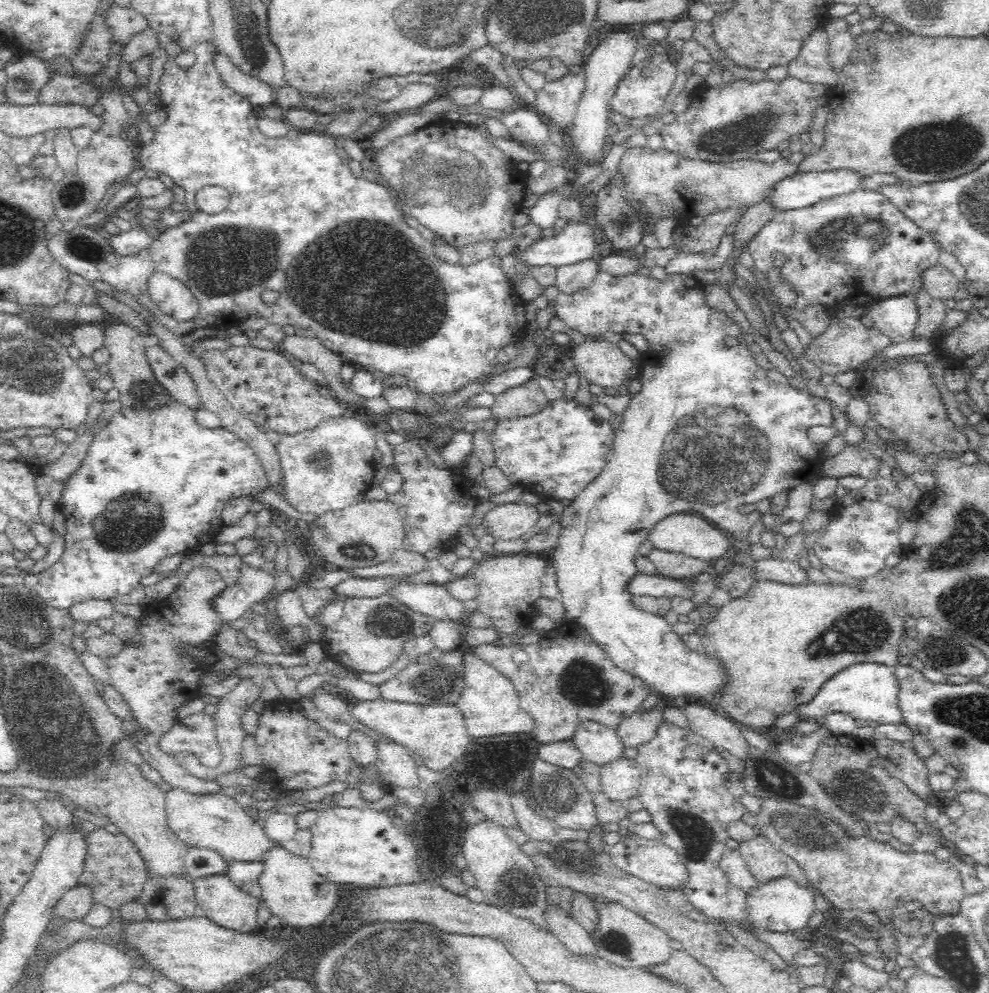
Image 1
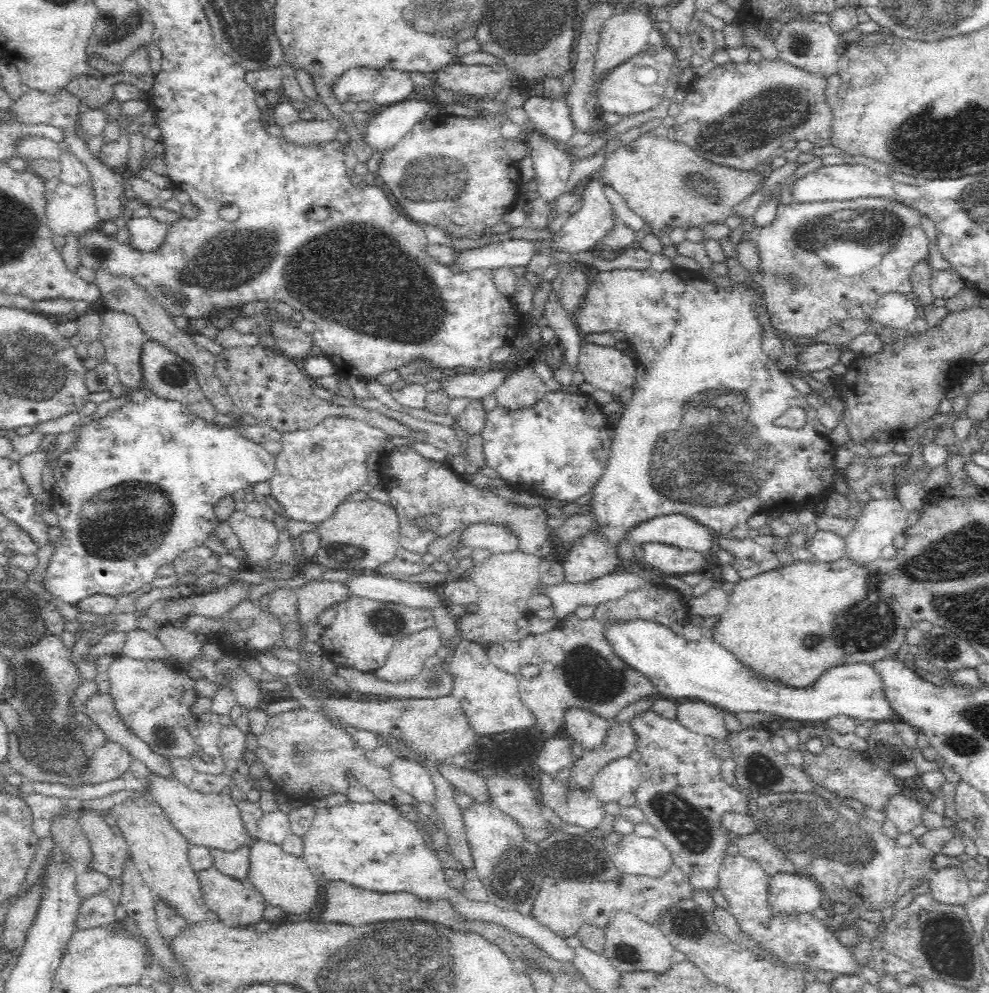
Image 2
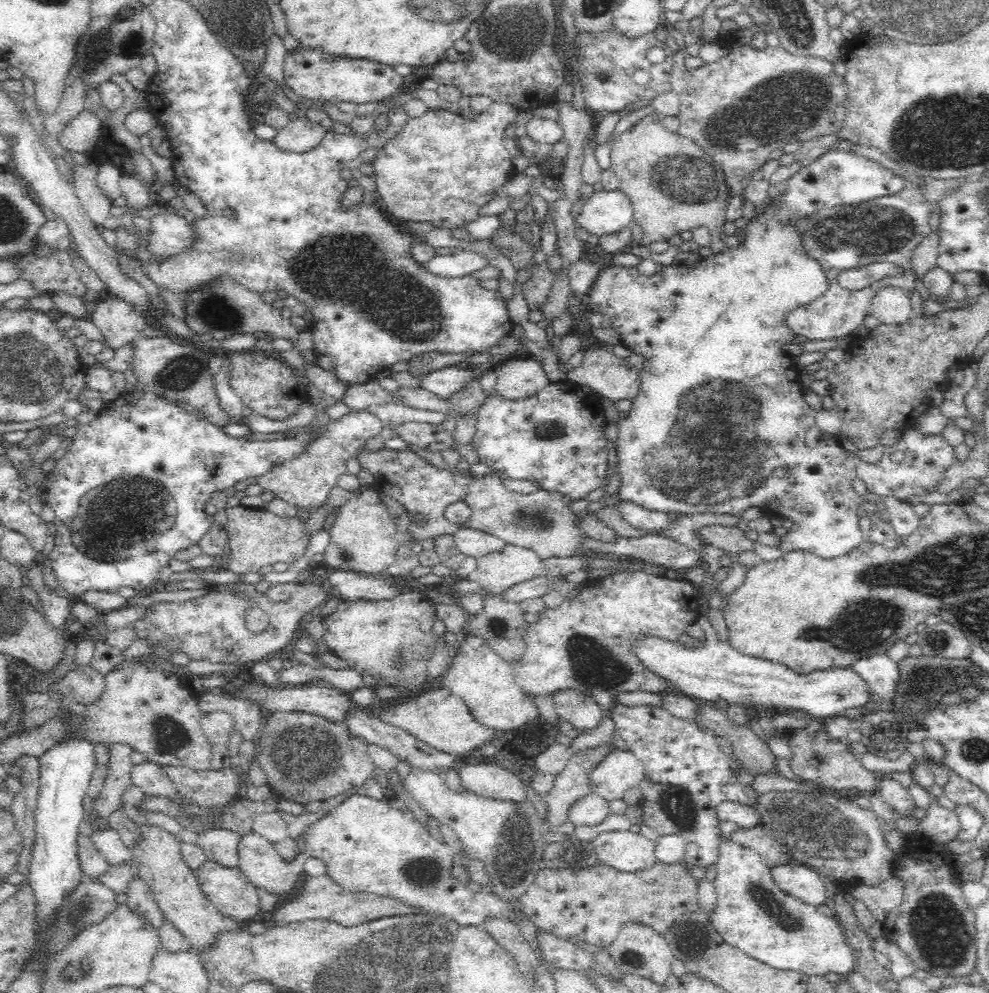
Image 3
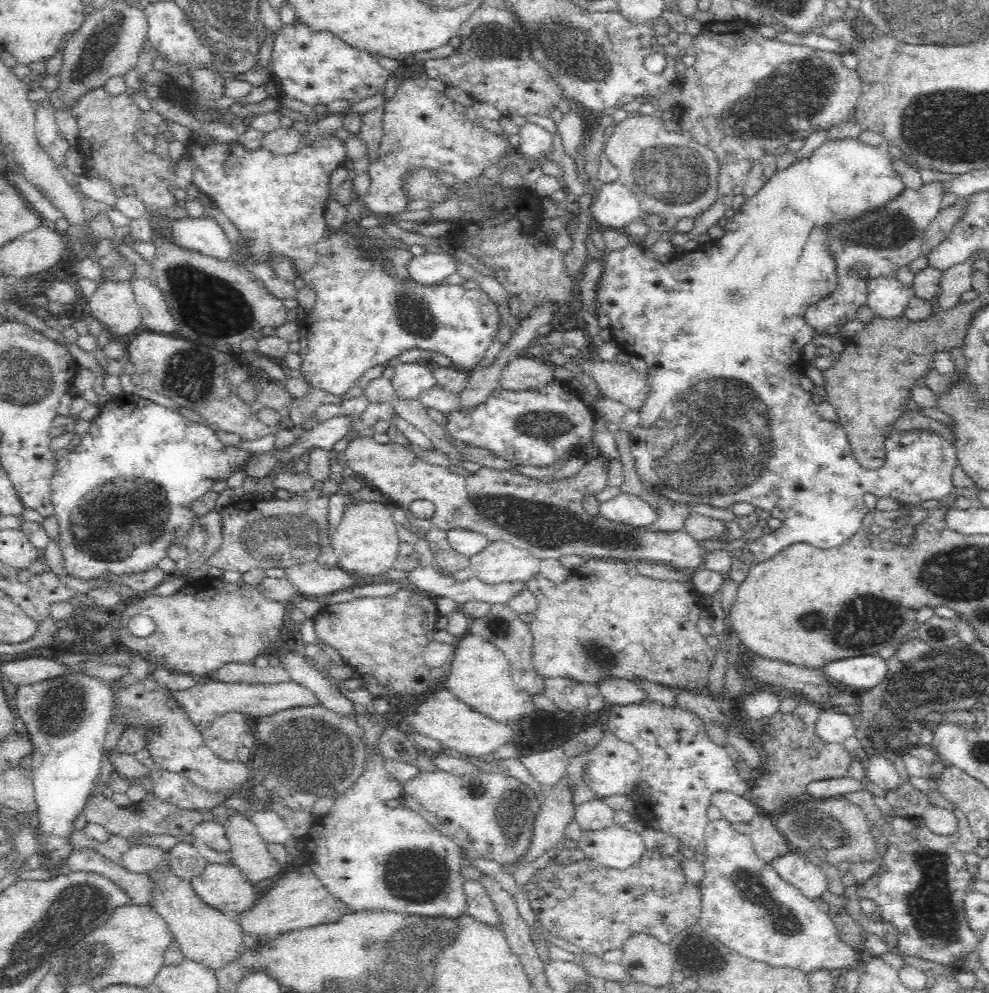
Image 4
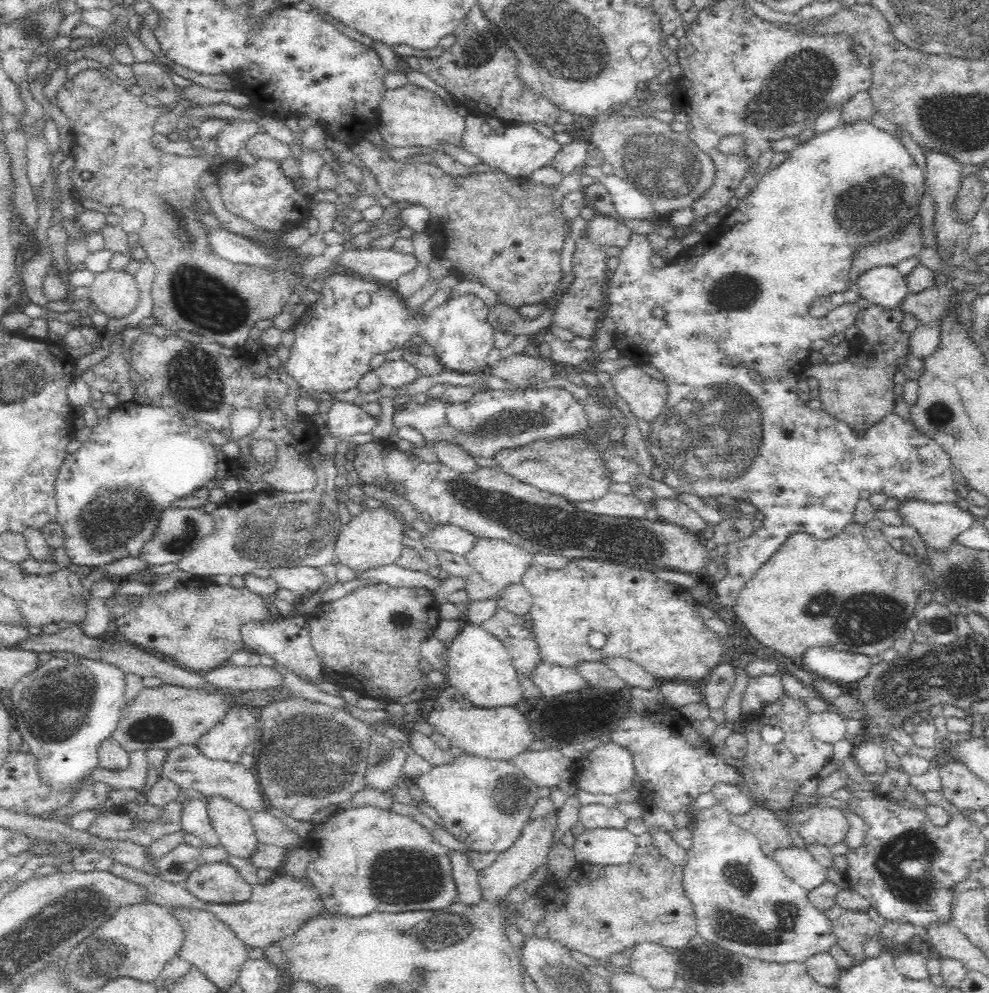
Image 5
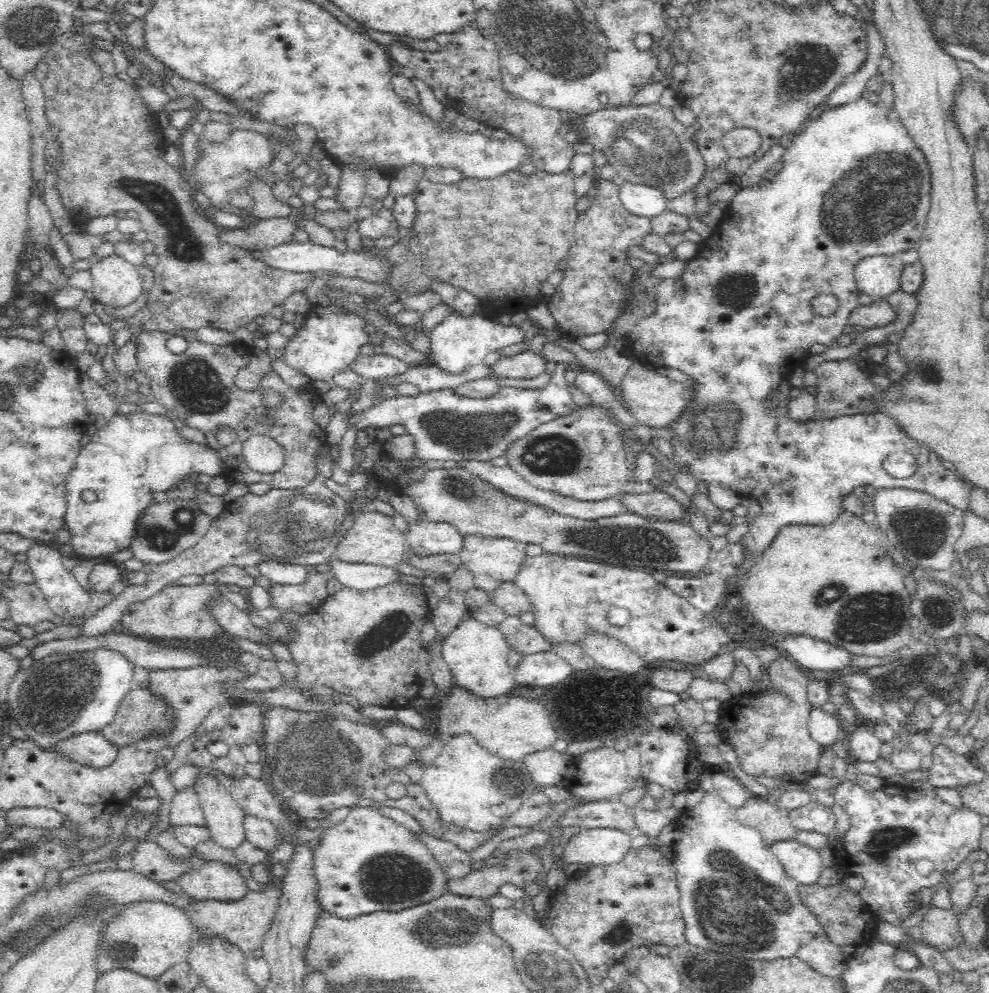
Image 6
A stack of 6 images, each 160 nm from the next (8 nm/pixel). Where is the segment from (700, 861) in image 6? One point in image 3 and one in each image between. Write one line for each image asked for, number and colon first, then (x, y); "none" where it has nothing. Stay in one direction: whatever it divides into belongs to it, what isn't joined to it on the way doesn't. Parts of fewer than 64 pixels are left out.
3: (753, 914)
4: (745, 905)
5: (744, 903)

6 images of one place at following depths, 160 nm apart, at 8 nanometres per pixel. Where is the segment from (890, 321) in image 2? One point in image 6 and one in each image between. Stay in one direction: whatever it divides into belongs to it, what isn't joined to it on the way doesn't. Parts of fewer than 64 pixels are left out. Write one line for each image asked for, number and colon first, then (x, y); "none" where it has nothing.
3: (892, 306)
4: (888, 298)
5: (884, 286)
6: (879, 276)

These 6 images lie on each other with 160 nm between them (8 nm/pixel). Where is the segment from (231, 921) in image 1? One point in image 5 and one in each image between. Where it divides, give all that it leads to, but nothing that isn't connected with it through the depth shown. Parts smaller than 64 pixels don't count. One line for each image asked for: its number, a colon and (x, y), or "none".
2: (237, 903)
3: (228, 889)
4: (223, 886)
5: (219, 882)

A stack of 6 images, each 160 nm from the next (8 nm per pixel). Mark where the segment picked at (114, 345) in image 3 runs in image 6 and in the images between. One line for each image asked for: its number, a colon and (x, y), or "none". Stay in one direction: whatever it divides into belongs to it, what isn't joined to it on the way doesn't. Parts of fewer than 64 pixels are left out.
4: (113, 305)
5: (116, 294)
6: (115, 282)

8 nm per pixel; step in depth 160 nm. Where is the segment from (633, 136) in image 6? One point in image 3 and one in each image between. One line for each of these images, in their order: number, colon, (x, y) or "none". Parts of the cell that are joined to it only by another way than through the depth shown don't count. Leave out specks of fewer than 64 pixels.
3: (672, 186)
4: (674, 177)
5: (667, 167)

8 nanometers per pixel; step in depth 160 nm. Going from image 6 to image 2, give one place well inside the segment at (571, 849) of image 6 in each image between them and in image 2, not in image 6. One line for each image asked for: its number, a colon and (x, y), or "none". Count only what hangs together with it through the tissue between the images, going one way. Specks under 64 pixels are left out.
2: (647, 856)
3: (629, 852)
4: (616, 847)
5: (599, 846)

